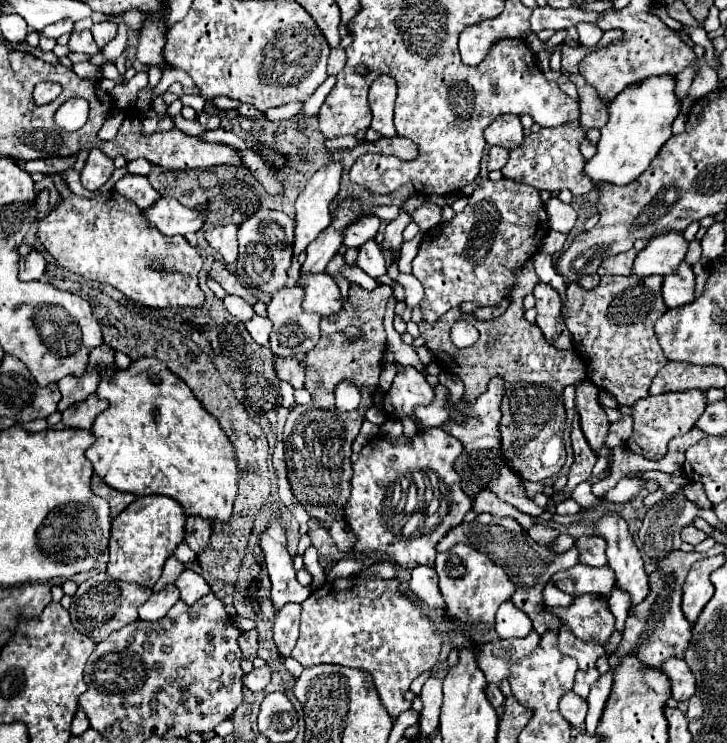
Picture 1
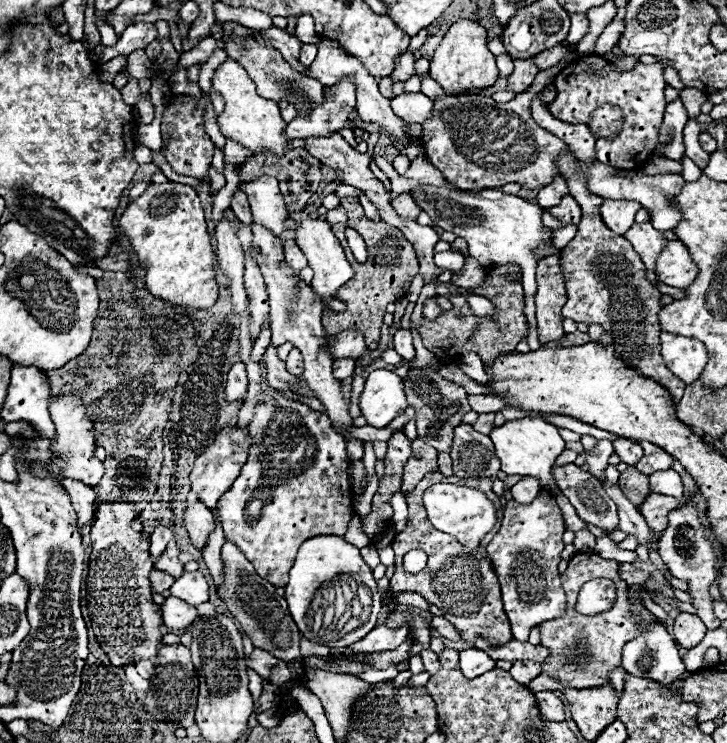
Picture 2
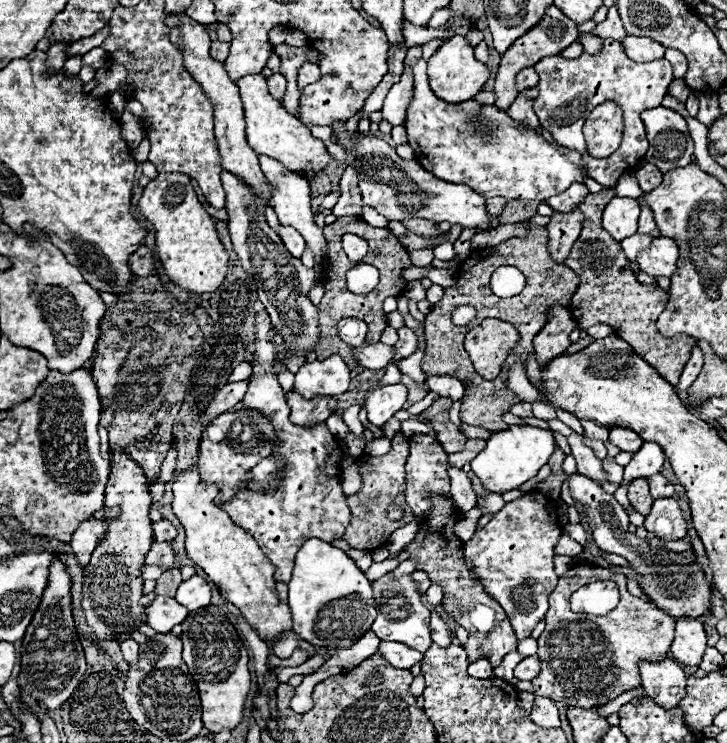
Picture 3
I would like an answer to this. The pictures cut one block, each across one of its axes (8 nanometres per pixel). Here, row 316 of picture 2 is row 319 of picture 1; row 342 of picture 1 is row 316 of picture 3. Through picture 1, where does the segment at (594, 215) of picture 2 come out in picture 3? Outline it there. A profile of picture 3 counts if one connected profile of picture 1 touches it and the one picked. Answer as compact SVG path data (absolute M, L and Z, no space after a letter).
M614 188L600 190L598 194L588 194L580 206L584 214L584 226L580 232L580 238L572 246L570 256L566 258L566 266L572 268L578 278L580 286L576 294L572 296L572 316L580 328L590 328L594 324L608 324L614 326L614 332L622 336L636 352L642 356L652 368L658 370L662 378L666 378L670 384L678 384L678 378L690 358L690 352L698 344L688 334L676 334L672 338L662 336L656 328L658 316L664 312L668 304L668 292L660 286L646 286L640 284L630 270L630 262L622 252L620 242L614 242L606 230L602 230L602 214L608 202L614 198Z

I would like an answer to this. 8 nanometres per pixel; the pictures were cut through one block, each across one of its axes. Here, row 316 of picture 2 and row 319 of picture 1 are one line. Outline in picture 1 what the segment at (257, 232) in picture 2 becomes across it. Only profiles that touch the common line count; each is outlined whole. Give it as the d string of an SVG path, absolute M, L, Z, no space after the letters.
M300 286L282 288L274 294L272 302L268 304L268 318L274 322L274 328L270 334L270 350L278 356L302 358L308 350L312 350L318 344L320 316L314 312L306 312L302 308L302 296L304 296L304 290Z

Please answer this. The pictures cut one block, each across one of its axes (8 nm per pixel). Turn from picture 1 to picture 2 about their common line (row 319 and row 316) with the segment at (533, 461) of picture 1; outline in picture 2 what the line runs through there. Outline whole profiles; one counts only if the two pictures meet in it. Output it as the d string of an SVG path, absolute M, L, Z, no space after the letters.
M510 264L510 266L492 266L492 270L486 272L486 282L482 288L472 290L474 294L486 296L490 298L490 302L496 306L496 316L494 318L478 318L478 316L466 316L466 296L464 294L456 294L450 298L450 302L454 304L452 310L444 310L436 320L422 320L422 328L420 328L420 336L424 346L438 358L442 360L442 364L454 364L456 358L464 352L476 352L484 364L492 364L496 356L500 354L508 354L516 348L516 344L528 336L528 322L524 316L524 292L520 284L514 282L506 282L502 276L506 272L512 270L520 270L518 266Z

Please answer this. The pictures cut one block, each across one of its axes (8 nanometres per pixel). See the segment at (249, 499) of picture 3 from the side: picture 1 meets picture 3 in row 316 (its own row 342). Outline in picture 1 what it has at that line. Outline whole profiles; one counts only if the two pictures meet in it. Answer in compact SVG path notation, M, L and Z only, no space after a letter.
M254 314L254 318L250 318L246 322L246 330L250 332L250 336L254 338L256 344L268 346L268 338L270 338L270 330L272 330L270 318L262 318L262 316Z

